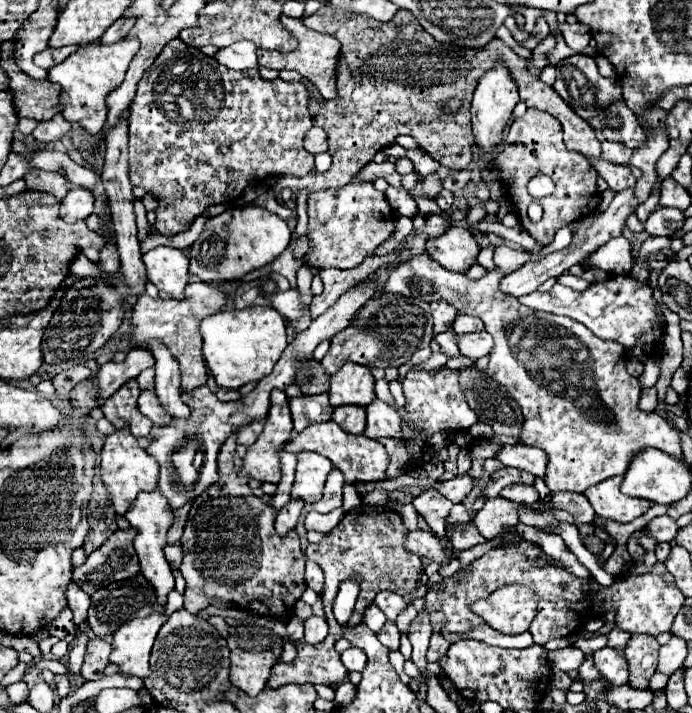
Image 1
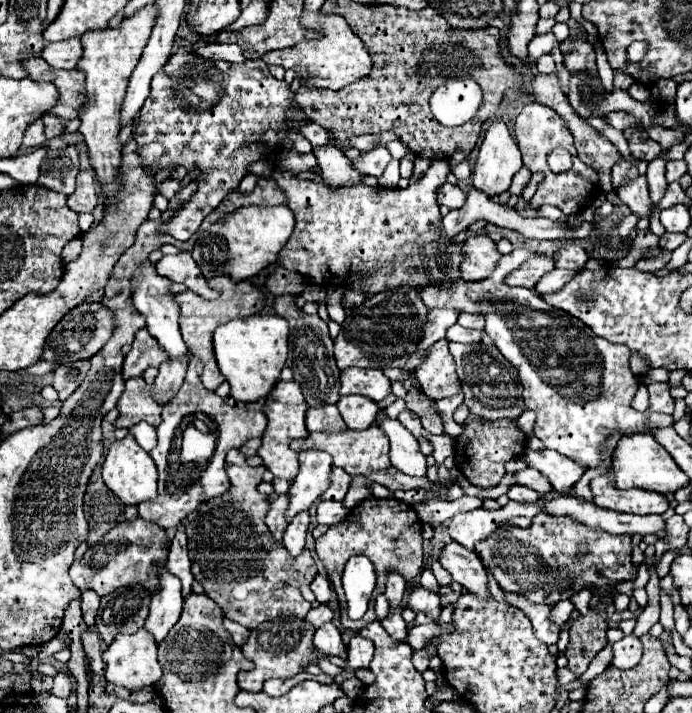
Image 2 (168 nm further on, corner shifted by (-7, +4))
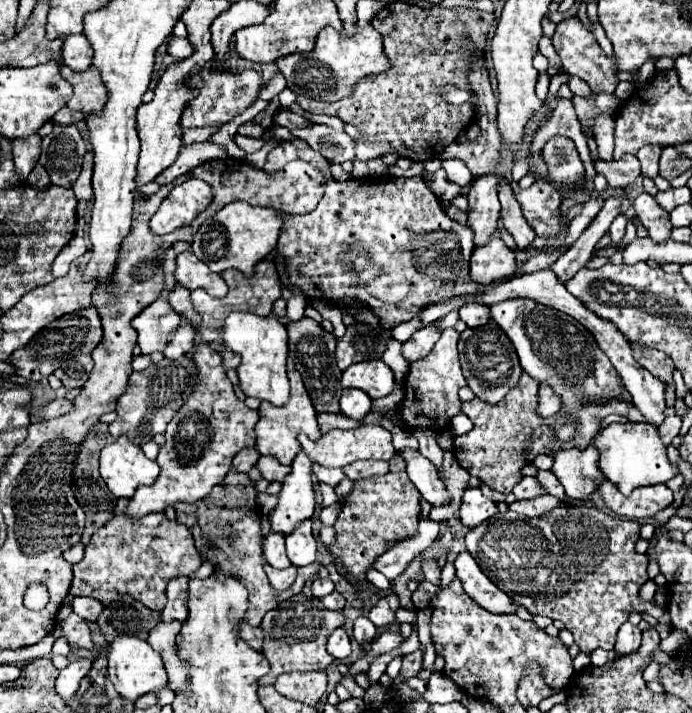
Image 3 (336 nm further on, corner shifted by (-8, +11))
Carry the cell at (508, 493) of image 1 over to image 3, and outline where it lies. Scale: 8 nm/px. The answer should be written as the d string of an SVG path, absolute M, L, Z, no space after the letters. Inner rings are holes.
M523 477L517 485L515 485L515 489L513 489L513 495L517 497L517 499L535 499L535 497L539 497L539 495L543 495L545 491L543 491L543 487L535 481L535 477Z

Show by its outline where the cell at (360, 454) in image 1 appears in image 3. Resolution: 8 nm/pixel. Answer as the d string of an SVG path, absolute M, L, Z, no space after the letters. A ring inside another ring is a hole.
M361 425L359 429L343 431L343 429L331 429L329 433L321 435L317 441L311 441L307 435L299 435L299 443L309 453L311 461L323 465L323 467L345 467L357 459L383 459L389 461L395 455L391 433L381 425Z

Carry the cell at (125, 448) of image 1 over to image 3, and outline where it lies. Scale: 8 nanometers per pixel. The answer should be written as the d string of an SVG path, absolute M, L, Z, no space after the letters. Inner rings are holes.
M121 435L101 451L101 477L115 497L133 497L137 487L155 483L159 465Z

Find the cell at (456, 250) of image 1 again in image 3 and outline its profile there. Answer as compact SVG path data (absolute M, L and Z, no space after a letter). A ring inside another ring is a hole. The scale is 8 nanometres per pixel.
M491 237L489 243L475 247L471 255L471 279L481 285L511 275L515 273L515 269L515 253L497 237Z

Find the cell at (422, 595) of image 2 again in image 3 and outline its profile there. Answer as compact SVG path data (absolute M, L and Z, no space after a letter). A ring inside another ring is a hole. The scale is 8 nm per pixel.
M423 561L423 573L425 573L425 579L431 581L431 583L439 583L439 575L441 575L441 569L437 565L437 561Z

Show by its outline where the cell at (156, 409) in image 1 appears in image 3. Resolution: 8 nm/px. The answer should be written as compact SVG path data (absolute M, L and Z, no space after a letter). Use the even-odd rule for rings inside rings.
M179 325L179 329L171 335L171 341L169 341L167 349L163 351L163 355L169 361L175 361L175 359L187 355L193 345L195 345L195 329L191 325Z

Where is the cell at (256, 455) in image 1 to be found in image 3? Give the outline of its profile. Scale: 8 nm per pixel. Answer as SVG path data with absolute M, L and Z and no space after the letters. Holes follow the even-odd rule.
M289 371L289 381L291 381L291 399L287 405L271 405L267 401L261 403L259 407L259 413L261 413L261 419L259 423L255 425L255 435L257 435L257 451L261 455L271 455L275 457L281 465L291 465L293 463L293 457L301 451L301 445L297 441L297 435L299 433L307 433L311 435L311 439L319 439L321 433L319 433L319 427L317 427L317 411L303 387L303 381L299 377L297 371Z

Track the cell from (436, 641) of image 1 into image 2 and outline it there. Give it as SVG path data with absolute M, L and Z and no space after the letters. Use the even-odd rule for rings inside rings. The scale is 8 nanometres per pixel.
M434 640L432 646L426 646L426 648L418 650L418 652L414 652L414 656L412 656L414 668L416 668L418 672L424 672L424 670L428 668L428 660L430 660L432 654L436 654L436 640Z

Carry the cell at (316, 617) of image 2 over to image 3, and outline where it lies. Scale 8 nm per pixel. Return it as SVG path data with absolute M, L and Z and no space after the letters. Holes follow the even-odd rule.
M333 591L331 595L323 597L323 599L321 599L321 603L323 603L323 605L329 609L329 611L341 611L341 609L345 607L345 597L343 597L341 593Z

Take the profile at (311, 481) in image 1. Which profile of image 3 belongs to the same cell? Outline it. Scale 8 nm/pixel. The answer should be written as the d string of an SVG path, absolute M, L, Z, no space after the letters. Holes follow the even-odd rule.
M299 451L291 473L283 481L283 489L279 493L279 503L269 515L271 529L279 533L291 533L295 525L303 519L309 519L315 509L315 487L311 481L313 463L305 451Z

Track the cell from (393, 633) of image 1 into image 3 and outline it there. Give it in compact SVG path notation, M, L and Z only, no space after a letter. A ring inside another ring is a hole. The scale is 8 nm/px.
M387 595L383 599L379 599L371 609L369 609L369 619L377 625L377 627L389 627L391 623L397 621L395 613L399 609L399 601L397 595Z

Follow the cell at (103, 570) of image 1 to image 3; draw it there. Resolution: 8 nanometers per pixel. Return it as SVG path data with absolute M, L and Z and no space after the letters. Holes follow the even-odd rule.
M151 513L135 519L129 515L115 515L103 525L85 547L85 557L73 565L71 595L85 595L109 605L117 595L129 593L153 611L165 607L165 587L171 577L179 573L193 575L201 567L201 557L193 545L187 527L169 521L165 513Z

